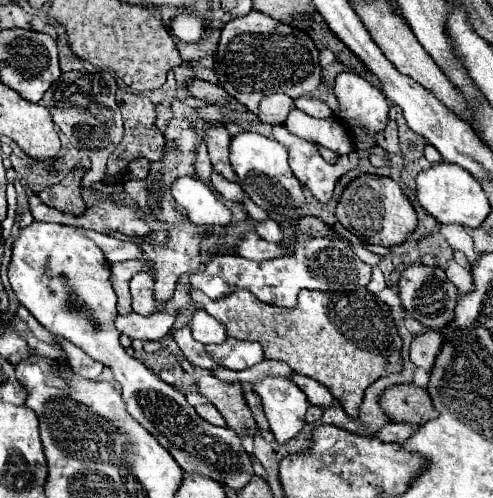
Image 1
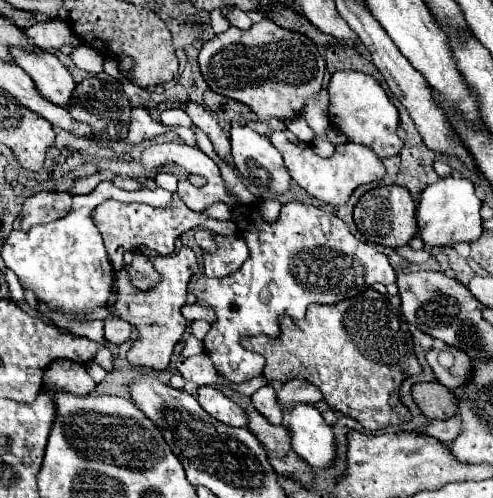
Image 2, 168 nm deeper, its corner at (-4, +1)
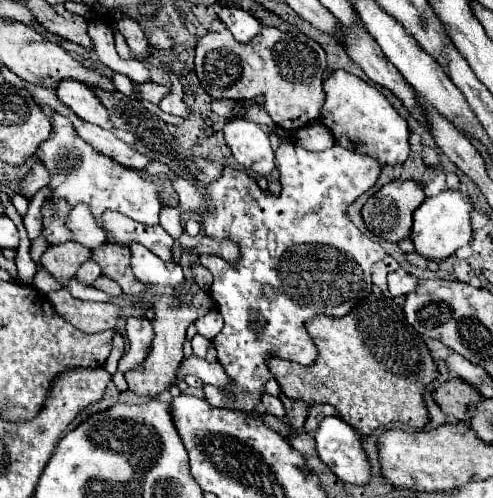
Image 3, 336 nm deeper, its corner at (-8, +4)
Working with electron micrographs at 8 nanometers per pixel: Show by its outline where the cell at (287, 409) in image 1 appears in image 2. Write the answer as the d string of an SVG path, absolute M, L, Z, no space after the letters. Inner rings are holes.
M308 403L284 409L292 451L312 467L328 467L334 459L334 435L320 411Z

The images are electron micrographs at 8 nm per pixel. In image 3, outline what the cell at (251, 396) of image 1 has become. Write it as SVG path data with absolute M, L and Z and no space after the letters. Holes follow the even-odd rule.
M264 394L262 396L262 404L264 404L264 408L266 408L268 414L272 414L276 418L284 418L284 406L282 406L282 402L276 396Z

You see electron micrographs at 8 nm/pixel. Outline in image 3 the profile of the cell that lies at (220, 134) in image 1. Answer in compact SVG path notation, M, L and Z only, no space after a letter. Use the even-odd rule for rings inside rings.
M142 82L142 84L134 84L136 88L138 88L138 92L146 98L146 100L150 100L150 102L154 102L154 104L160 104L160 100L168 94L168 88L166 86L160 86L160 84L156 84L156 82Z

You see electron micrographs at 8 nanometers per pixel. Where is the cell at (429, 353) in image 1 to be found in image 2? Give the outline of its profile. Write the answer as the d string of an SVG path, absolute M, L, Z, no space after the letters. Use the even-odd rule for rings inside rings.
M444 345L444 347L432 347L426 353L426 361L430 363L430 367L432 367L434 375L436 375L436 381L442 383L448 389L456 389L456 387L464 385L464 381L470 375L470 369L472 369L470 357L464 351L460 351L456 347L448 347L448 345ZM442 351L450 351L454 355L454 365L440 365L438 357L440 357Z

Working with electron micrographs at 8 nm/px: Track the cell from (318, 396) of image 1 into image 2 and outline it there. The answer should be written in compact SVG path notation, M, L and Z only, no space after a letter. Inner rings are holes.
M292 379L286 381L284 387L280 389L278 401L282 403L282 407L292 407L294 403L318 403L322 401L322 393L316 385L304 379Z

